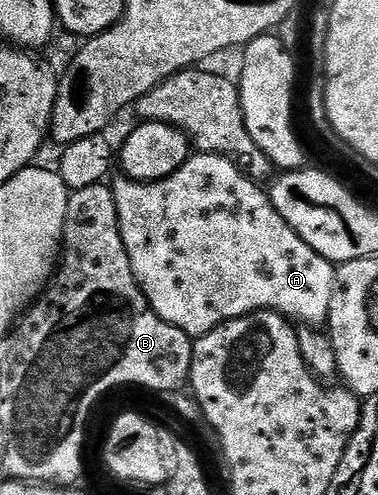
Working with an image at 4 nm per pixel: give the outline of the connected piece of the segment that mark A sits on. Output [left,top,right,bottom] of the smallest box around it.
[110,152,336,339]

